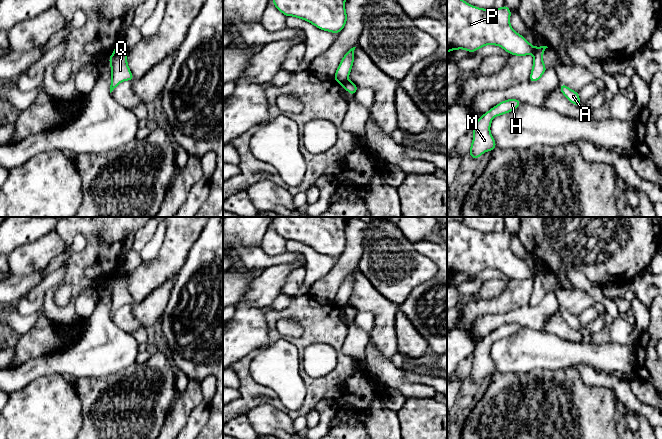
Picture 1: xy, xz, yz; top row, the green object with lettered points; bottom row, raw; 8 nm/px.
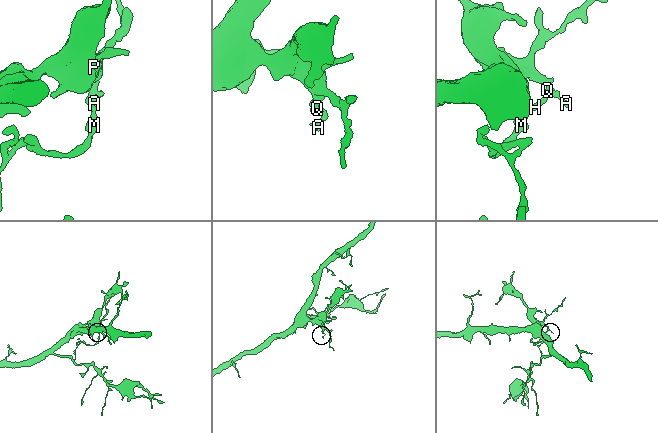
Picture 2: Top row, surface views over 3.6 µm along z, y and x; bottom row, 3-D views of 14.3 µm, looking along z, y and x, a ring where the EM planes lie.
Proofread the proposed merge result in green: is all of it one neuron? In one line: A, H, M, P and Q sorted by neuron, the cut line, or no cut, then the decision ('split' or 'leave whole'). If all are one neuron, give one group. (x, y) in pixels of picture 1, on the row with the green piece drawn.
groups A H M Q / P; cut xy (123, 49), (113, 54); split

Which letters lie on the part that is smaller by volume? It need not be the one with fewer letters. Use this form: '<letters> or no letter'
A, H, M, Q

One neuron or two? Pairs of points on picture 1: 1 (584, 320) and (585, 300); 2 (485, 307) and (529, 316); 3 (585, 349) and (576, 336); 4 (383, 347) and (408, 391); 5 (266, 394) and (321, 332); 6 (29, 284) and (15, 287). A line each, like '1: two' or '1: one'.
1: two
2: two
3: two
4: two
5: one
6: one

